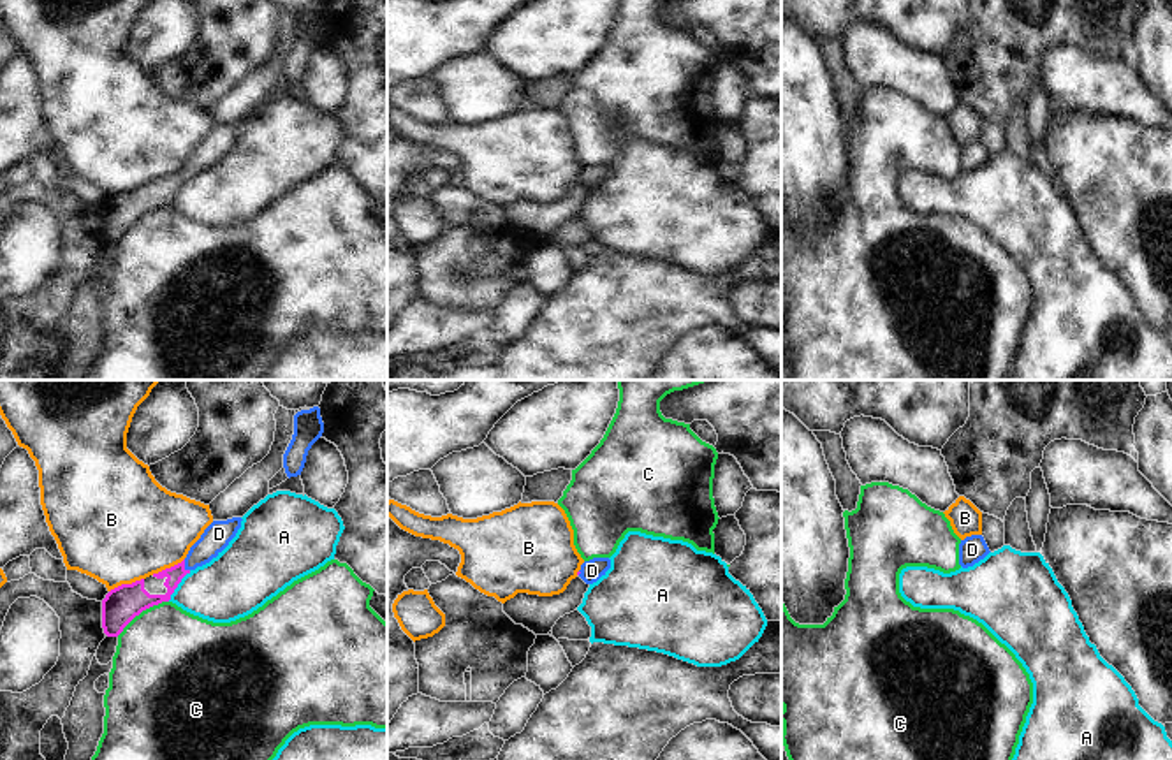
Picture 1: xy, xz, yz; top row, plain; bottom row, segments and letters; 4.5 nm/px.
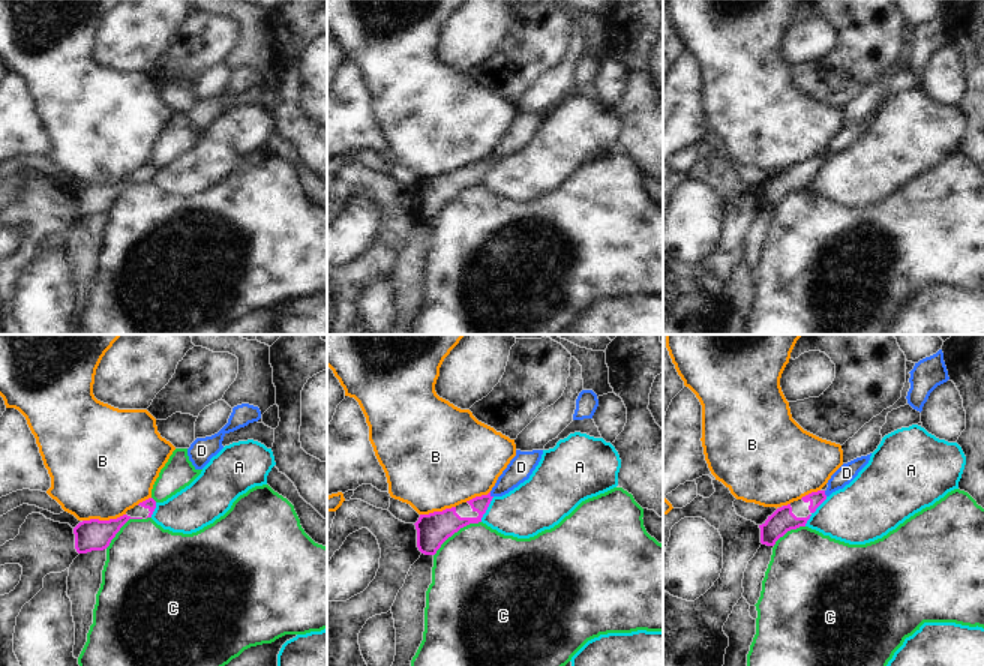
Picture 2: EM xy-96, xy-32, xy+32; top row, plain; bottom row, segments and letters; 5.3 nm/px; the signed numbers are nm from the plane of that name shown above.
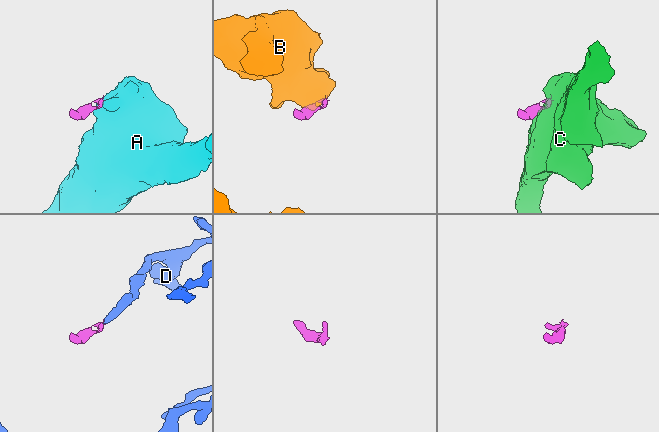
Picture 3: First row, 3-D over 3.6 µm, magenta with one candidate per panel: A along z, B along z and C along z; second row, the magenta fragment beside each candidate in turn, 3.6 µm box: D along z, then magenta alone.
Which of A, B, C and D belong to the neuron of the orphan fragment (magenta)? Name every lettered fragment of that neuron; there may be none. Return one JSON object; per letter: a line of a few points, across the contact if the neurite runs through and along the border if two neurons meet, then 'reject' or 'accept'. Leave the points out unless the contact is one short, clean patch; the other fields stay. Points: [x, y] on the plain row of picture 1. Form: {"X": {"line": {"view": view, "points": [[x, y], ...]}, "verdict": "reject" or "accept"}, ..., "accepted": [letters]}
{"A": {"line": {"view": "xy", "points": [[190, 176], [168, 206]]}, "verdict": "reject"}, "B": {"verdict": "reject"}, "C": {"verdict": "reject"}, "D": {"line": {"view": "xy", "points": [[141, 206], [162, 204], [183, 171], [219, 139]]}, "verdict": "accept"}, "accepted": ["D"]}

